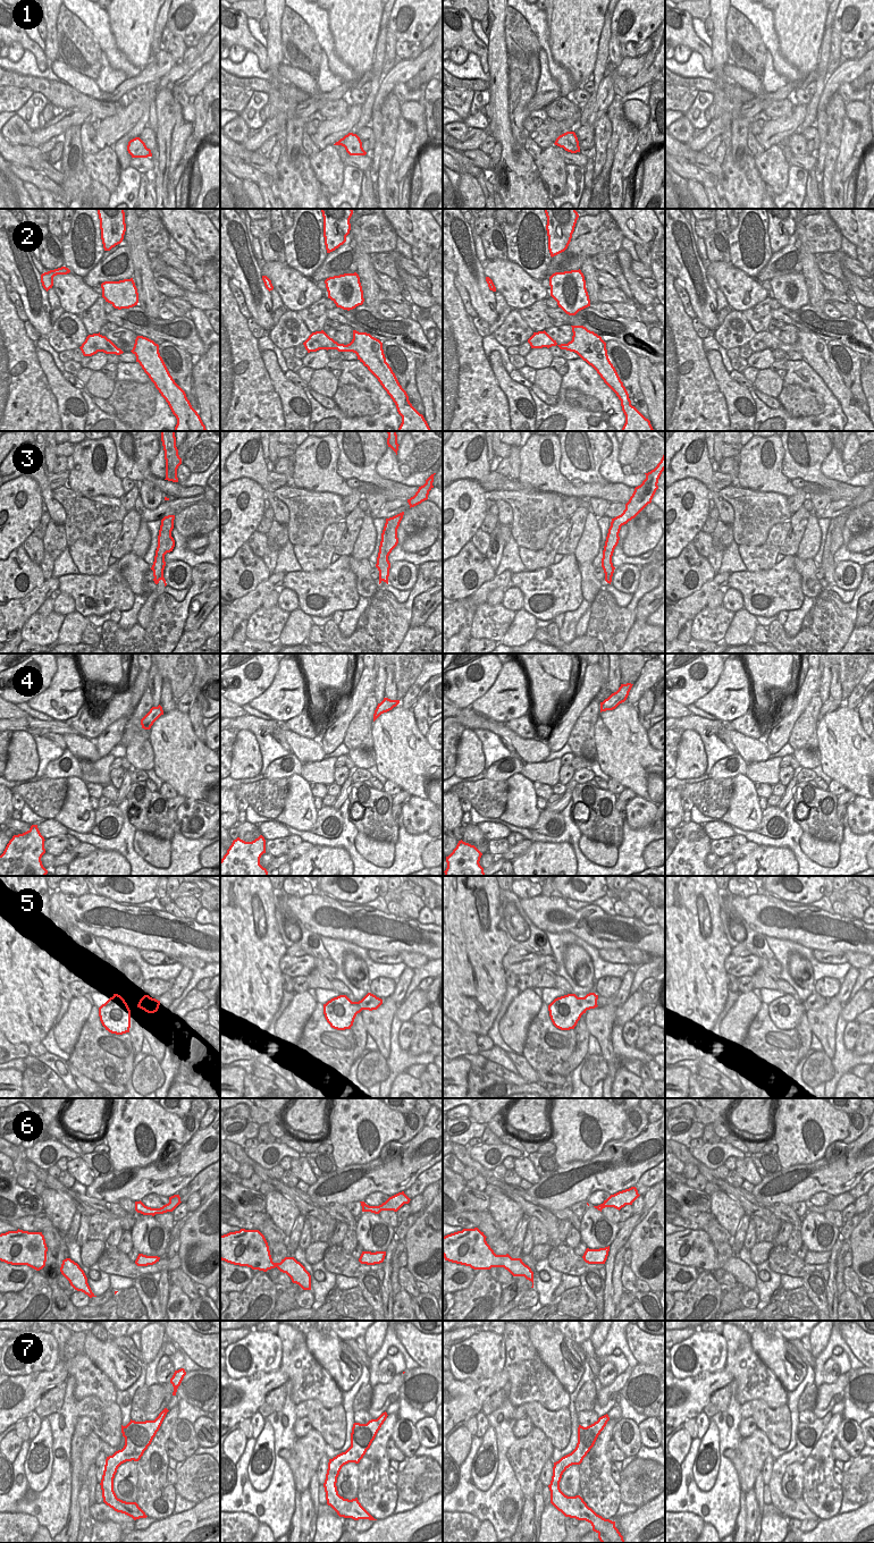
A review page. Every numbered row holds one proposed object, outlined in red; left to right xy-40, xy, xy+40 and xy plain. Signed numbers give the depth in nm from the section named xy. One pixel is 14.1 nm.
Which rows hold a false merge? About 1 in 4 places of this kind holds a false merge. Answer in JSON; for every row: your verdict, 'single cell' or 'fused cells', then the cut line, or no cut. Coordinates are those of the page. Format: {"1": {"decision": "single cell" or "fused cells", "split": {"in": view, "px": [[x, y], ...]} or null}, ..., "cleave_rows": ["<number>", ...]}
{"1": {"decision": "single cell", "split": null}, "2": {"decision": "single cell", "split": null}, "3": {"decision": "fused cells", "split": {"in": "xy", "px": [[392, 517], [389, 534], [385, 545], [387, 561]]}}, "4": {"decision": "single cell", "split": null}, "5": {"decision": "single cell", "split": null}, "6": {"decision": "single cell", "split": null}, "7": {"decision": "fused cells", "split": {"in": "xy-40", "px": [[129, 1426], [128, 1438], [136, 1445], [143, 1445], [145, 1449]]}}, "cleave_rows": ["3", "7"]}

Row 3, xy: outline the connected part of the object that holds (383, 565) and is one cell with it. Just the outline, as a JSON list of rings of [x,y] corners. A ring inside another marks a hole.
[[[392,517],[386,518],[386,523],[381,533],[381,541],[380,541],[379,553],[377,557],[377,564],[376,564],[376,567],[379,571],[379,584],[383,581],[388,584],[390,563],[387,559],[387,555],[385,554],[385,545],[389,536],[390,525],[392,525]]]

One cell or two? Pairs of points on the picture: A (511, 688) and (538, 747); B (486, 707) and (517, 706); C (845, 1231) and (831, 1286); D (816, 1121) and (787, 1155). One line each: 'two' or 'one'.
A: two
B: one
C: one
D: one

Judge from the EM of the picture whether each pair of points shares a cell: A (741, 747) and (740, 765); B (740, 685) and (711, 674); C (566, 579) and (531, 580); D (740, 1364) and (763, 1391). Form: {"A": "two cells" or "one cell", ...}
{"A": "two cells", "B": "two cells", "C": "one cell", "D": "one cell"}

